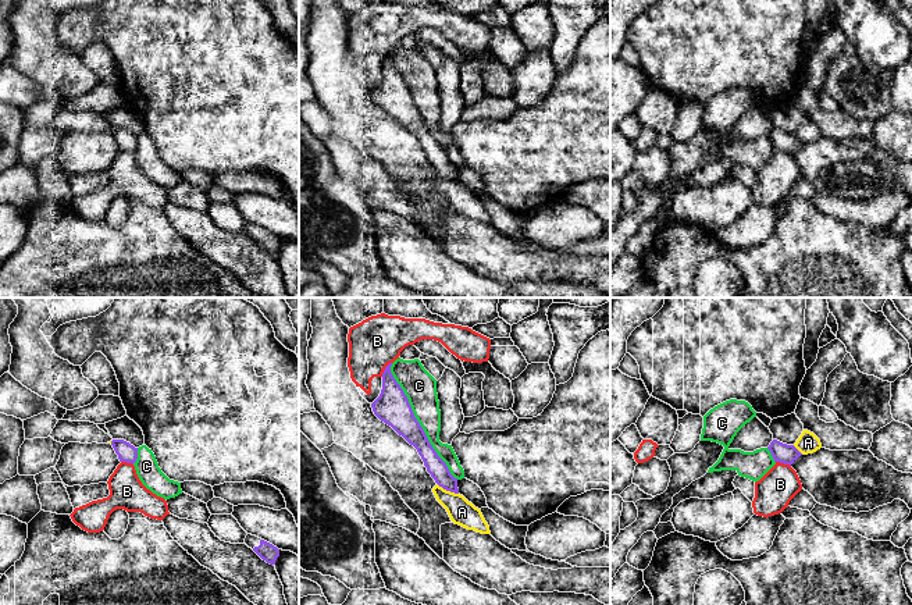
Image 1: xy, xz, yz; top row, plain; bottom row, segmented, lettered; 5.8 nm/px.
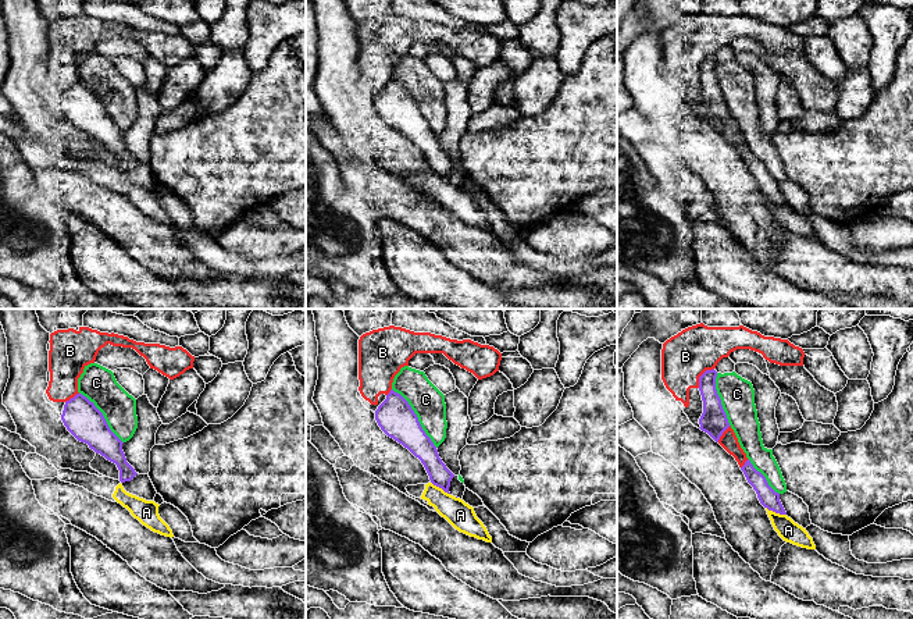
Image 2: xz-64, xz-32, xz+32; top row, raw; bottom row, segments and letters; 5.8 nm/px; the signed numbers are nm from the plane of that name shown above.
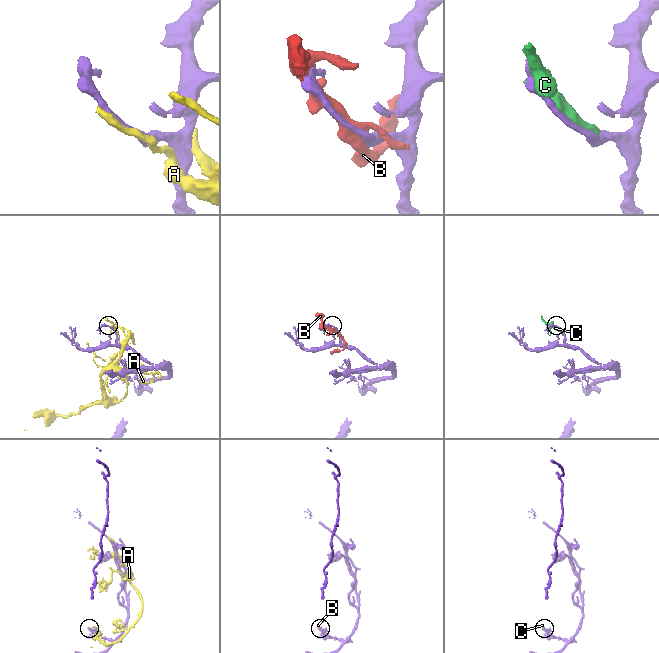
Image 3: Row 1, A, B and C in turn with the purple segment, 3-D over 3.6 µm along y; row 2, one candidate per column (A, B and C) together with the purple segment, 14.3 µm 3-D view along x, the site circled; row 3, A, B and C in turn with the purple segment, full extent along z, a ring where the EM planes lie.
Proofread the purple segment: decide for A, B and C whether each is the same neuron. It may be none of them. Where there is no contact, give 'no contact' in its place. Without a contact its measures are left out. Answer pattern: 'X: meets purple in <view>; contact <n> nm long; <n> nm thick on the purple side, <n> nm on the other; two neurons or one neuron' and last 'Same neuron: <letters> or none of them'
A: meets purple in xz; contact 140 nm long; 110 nm thick on the purple side, 150 nm on the other; two neurons
B: meets purple in xz; contact 110 nm long; 200 nm thick on the purple side, 300 nm on the other; two neurons
C: meets purple in xz; contact 800 nm long; 200 nm thick on the purple side, 190 nm on the other; two neurons
Same neuron: none of them

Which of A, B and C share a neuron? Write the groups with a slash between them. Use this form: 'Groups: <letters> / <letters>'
Groups: A / B C

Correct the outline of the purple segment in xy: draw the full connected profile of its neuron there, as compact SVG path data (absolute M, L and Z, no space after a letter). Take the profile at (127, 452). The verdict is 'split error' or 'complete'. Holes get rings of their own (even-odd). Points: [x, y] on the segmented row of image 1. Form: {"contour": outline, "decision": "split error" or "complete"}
{"contour": "M113 439L111 445L118 455L120 462L135 463L138 459L138 448L124 439Z", "decision": "complete"}

